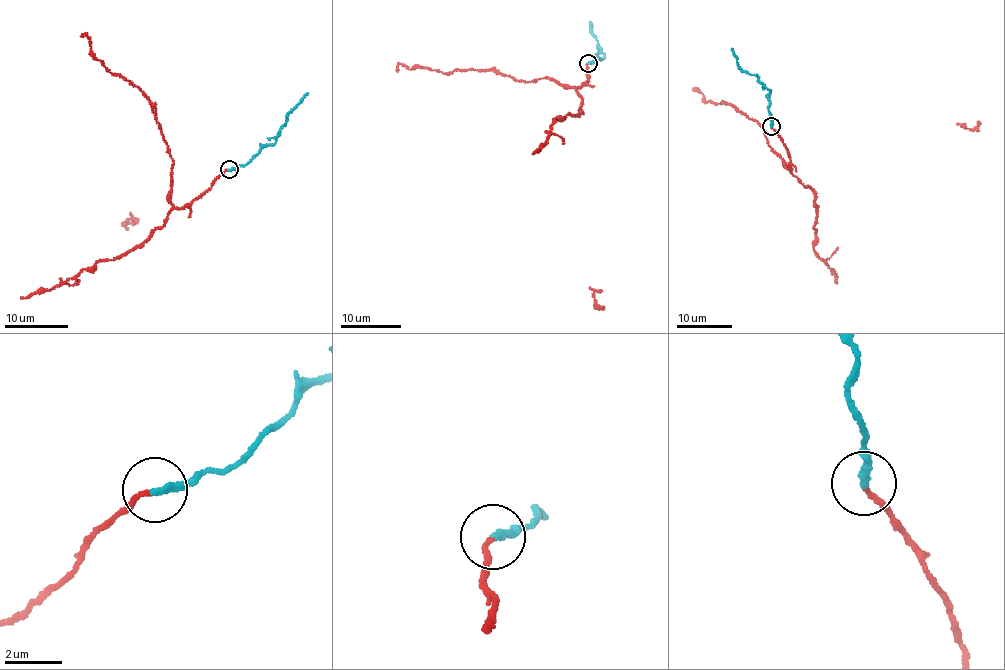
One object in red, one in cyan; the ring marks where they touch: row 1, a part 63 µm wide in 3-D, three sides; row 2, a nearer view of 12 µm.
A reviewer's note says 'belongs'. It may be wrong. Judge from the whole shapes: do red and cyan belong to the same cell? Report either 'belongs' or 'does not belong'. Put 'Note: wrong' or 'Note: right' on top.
Note: right
belongs

